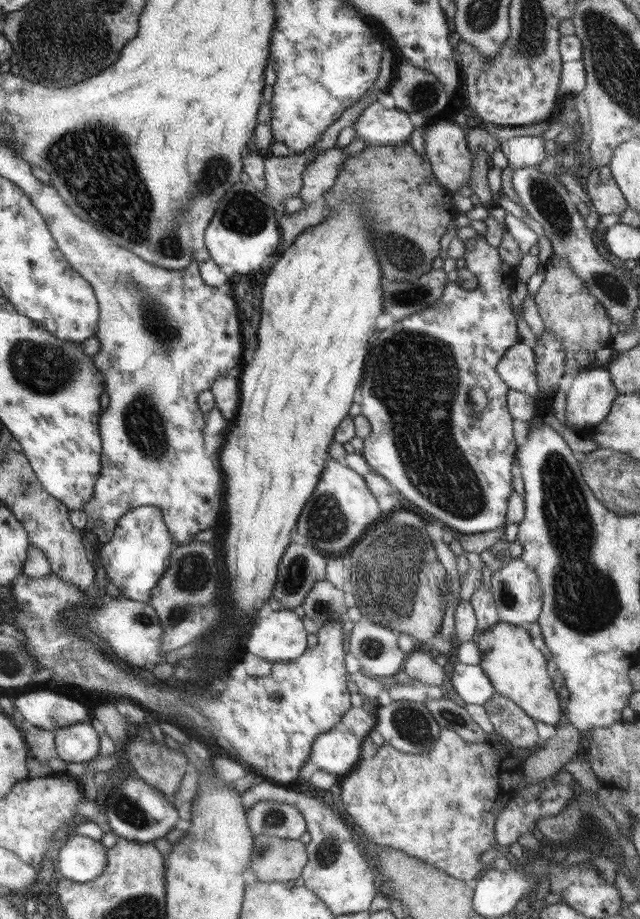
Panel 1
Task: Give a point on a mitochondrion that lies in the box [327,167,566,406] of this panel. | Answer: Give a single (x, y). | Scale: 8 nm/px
(402, 252)

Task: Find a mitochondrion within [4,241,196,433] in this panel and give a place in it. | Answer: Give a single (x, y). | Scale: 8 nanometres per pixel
(40, 367)

